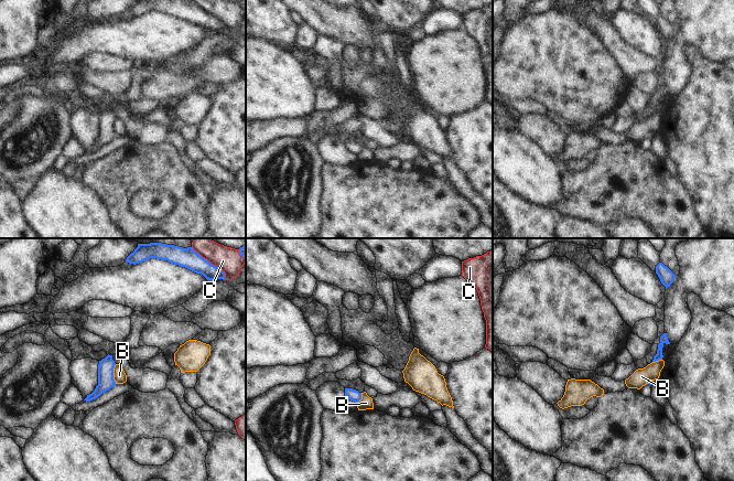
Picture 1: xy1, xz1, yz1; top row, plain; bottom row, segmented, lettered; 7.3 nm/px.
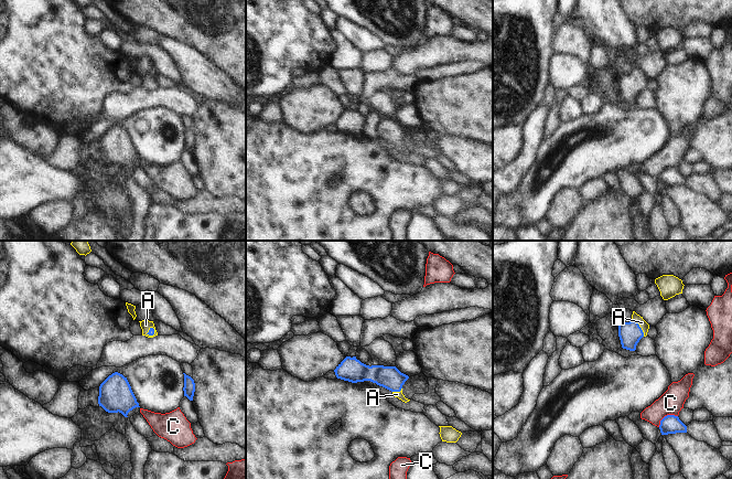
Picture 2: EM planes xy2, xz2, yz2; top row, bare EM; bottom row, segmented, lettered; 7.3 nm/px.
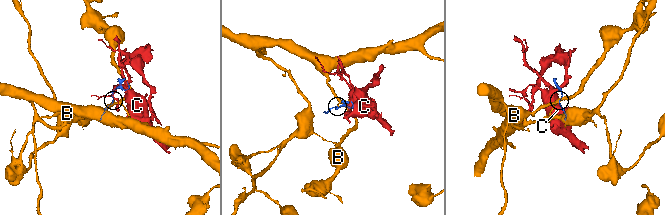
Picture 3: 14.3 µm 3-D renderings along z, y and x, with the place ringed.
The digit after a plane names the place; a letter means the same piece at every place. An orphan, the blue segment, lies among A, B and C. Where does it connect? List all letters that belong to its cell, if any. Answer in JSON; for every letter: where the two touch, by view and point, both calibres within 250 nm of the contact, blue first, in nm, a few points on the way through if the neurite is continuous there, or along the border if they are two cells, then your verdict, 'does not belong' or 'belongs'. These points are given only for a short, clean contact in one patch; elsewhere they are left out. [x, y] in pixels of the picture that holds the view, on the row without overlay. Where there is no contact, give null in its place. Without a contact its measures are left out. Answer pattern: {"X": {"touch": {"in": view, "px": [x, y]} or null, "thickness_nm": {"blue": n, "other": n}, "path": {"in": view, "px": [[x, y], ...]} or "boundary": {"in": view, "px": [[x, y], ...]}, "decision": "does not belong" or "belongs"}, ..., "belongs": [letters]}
{"A": {"touch": {"in": "yz2", "px": [639, 80]}, "thickness_nm": {"blue": 170, "other": 60}, "path": {"in": "yz2", "px": [[630, 86], [639, 80], [642, 75]]}, "decision": "belongs"}, "B": {"touch": {"in": "xy1", "px": [112, 127]}, "thickness_nm": {"blue": 120, "other": 90}, "boundary": {"in": "xy1", "px": [[116, 117], [114, 120], [115, 136]]}, "decision": "does not belong"}, "C": {"touch": {"in": "xy1", "px": [211, 17]}, "thickness_nm": {"blue": 140, "other": 180}, "decision": "does not belong"}, "belongs": ["A"]}

